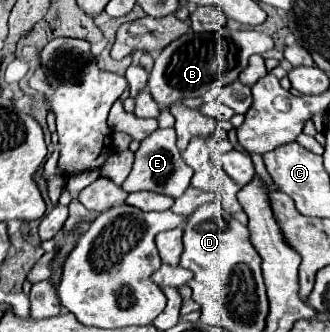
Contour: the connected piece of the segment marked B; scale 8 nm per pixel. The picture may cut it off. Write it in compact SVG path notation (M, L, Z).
M226 27L218 33L188 31L180 39L172 41L166 49L162 49L162 53L156 57L148 79L150 95L160 107L170 107L174 101L182 101L188 97L202 97L212 87L236 81L238 75L246 69L250 55L270 51L272 47L272 37L256 29L234 31Z

